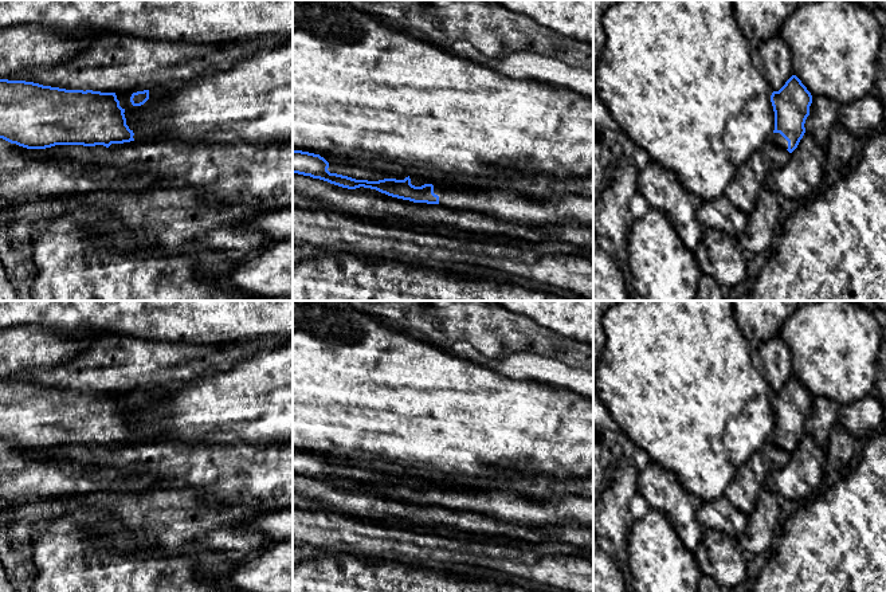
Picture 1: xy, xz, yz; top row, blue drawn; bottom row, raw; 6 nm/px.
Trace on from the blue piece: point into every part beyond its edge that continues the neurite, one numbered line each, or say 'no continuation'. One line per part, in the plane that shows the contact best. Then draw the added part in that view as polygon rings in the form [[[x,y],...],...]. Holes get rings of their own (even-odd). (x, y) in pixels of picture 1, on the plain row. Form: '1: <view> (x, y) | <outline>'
1: yz (777, 439) | [[[773,434],[772,442],[781,447],[783,450],[788,450],[788,442],[780,435],[780,434]]]

